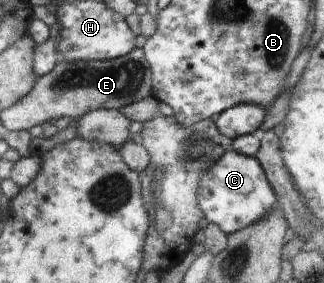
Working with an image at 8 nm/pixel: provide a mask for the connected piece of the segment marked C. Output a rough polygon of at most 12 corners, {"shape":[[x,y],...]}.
{"shape":[[231,150],[201,178],[204,221],[228,235],[280,201],[260,161]]}

